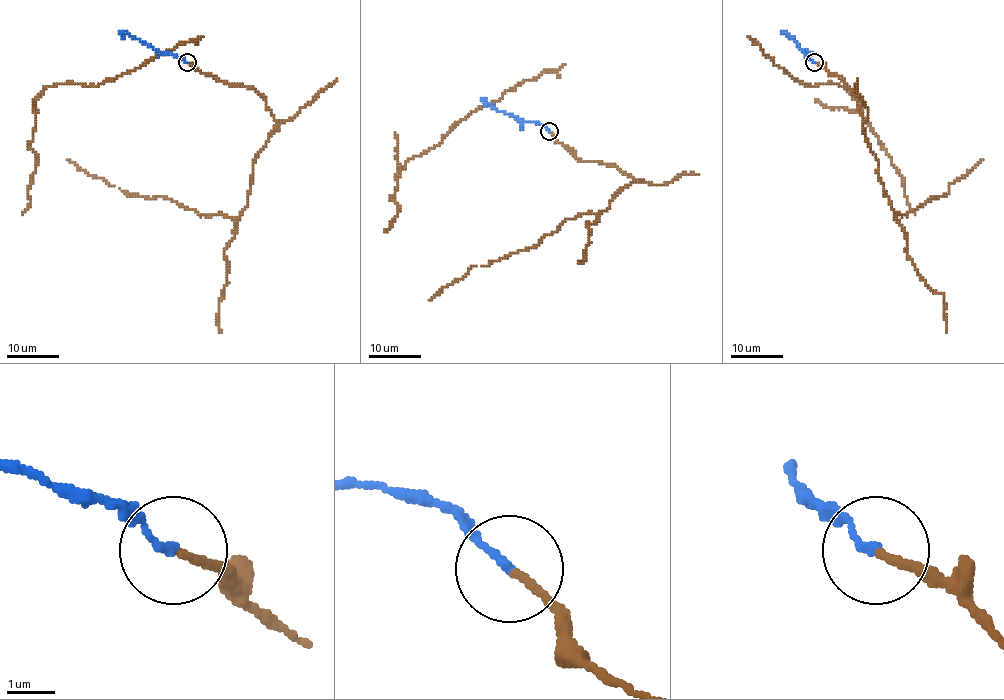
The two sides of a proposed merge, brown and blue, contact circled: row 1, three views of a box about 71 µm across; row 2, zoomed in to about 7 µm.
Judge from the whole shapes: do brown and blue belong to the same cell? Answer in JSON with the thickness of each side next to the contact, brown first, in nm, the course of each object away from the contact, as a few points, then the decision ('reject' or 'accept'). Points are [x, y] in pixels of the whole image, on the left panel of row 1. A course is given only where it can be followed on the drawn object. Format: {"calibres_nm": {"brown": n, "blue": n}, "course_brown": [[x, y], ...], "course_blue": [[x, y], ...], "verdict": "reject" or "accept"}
{"calibres_nm": {"brown": 150, "blue": 160}, "course_brown": [[186, 62], [231, 85], [252, 87], [275, 121], [237, 216], [127, 194], [67, 159]], "course_blue": [[186, 62], [179, 56], [156, 53], [147, 43], [120, 32]], "verdict": "accept"}

